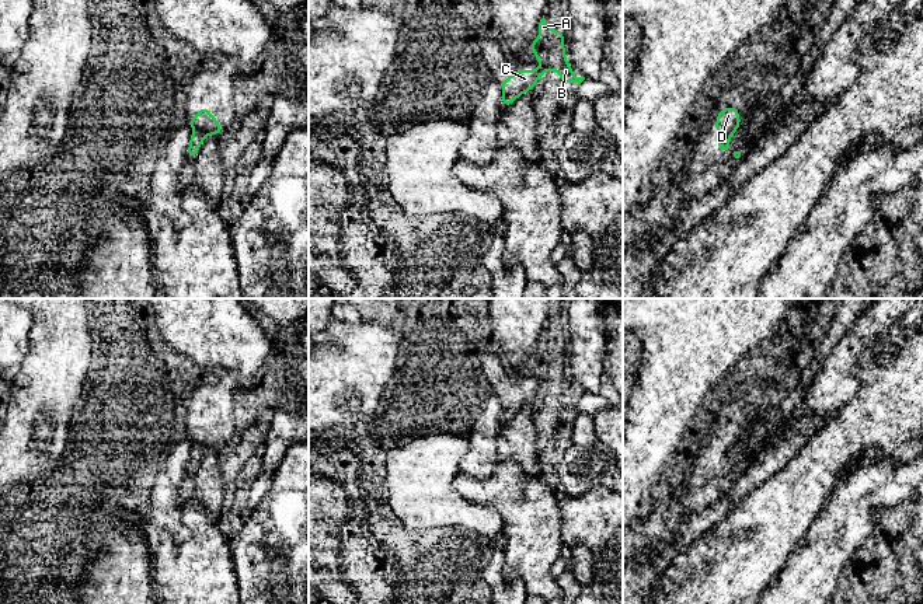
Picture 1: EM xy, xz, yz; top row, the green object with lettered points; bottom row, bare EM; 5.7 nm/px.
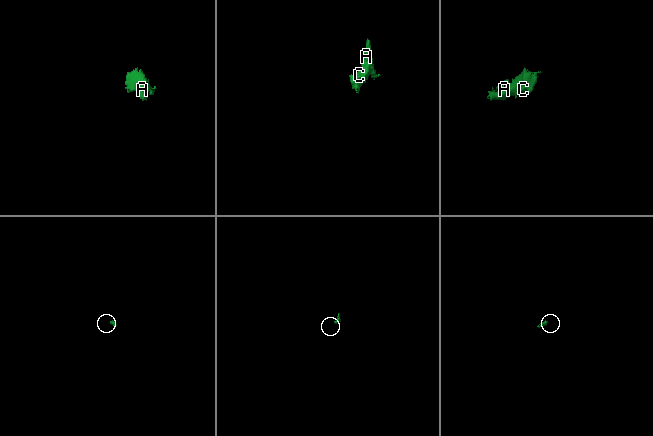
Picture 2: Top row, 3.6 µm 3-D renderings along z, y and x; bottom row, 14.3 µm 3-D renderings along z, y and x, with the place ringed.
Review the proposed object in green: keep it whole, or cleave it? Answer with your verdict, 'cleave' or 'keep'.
keep

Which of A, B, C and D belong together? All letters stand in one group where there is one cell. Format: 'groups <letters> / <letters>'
groups A B C D

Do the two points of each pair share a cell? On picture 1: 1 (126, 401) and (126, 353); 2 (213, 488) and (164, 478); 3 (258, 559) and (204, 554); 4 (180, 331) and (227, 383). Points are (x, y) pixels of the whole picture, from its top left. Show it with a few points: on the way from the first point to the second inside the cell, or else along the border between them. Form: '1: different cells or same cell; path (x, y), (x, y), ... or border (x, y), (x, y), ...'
1: same cell; path (126, 390), (126, 365)
2: different cells; border (187, 471), (180, 485), (181, 502)
3: different cells; border (230, 544), (239, 589)
4: different cells; border (223, 367), (230, 369), (236, 374), (237, 387)

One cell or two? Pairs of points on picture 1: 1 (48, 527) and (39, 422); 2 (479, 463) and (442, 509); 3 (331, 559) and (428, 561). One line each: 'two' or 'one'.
1: two
2: two
3: one

